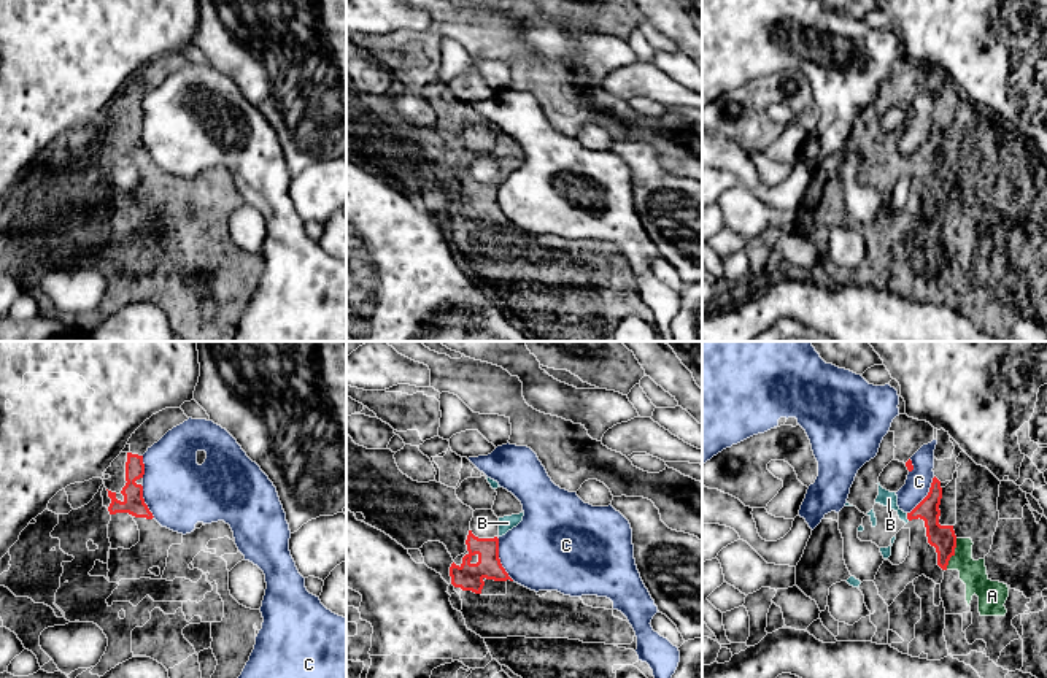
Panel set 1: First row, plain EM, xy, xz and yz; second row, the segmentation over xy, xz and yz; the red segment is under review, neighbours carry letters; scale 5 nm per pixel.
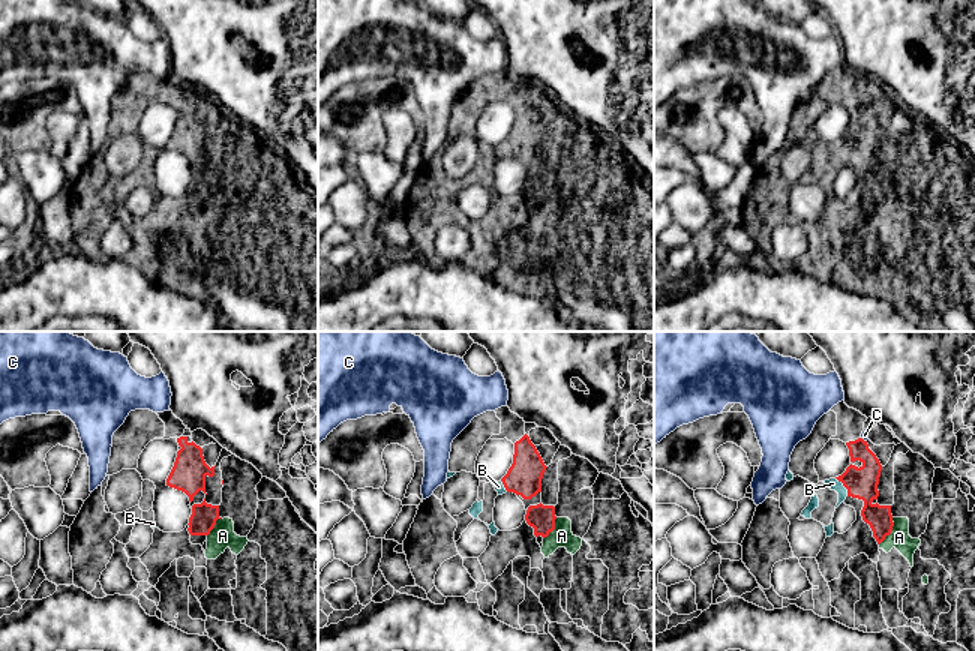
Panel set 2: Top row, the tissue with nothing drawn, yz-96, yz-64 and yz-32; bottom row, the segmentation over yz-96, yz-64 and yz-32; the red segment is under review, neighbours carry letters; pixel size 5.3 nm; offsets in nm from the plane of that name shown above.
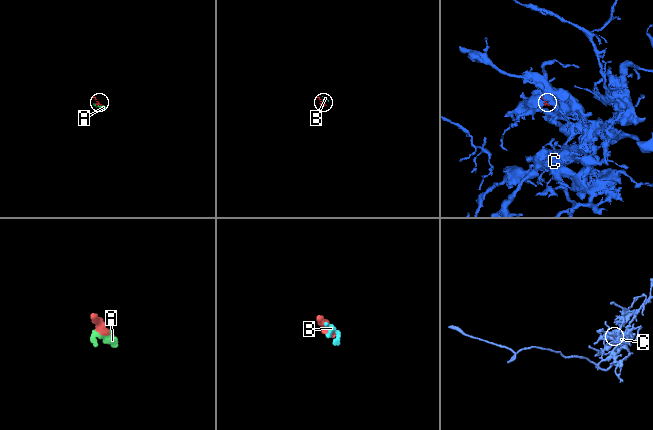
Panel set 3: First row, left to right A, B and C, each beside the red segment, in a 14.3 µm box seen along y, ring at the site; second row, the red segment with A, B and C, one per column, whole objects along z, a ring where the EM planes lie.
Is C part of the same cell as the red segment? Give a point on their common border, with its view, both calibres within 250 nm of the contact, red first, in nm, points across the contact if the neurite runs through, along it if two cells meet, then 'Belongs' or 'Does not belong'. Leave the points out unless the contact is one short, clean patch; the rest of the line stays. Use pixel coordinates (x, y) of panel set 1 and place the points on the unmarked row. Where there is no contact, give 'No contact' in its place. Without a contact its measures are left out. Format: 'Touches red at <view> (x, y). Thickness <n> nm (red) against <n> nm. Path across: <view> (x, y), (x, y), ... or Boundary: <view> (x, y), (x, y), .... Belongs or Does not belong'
Touches red at xz (499, 204). Thickness 140 nm (red) against 400 nm. Does not belong

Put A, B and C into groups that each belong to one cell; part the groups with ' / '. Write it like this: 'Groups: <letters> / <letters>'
Groups: A B / C

